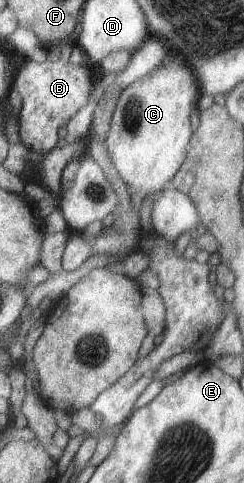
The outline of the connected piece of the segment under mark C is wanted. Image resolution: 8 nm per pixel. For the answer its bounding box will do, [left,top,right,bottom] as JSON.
[104,51,199,198]

